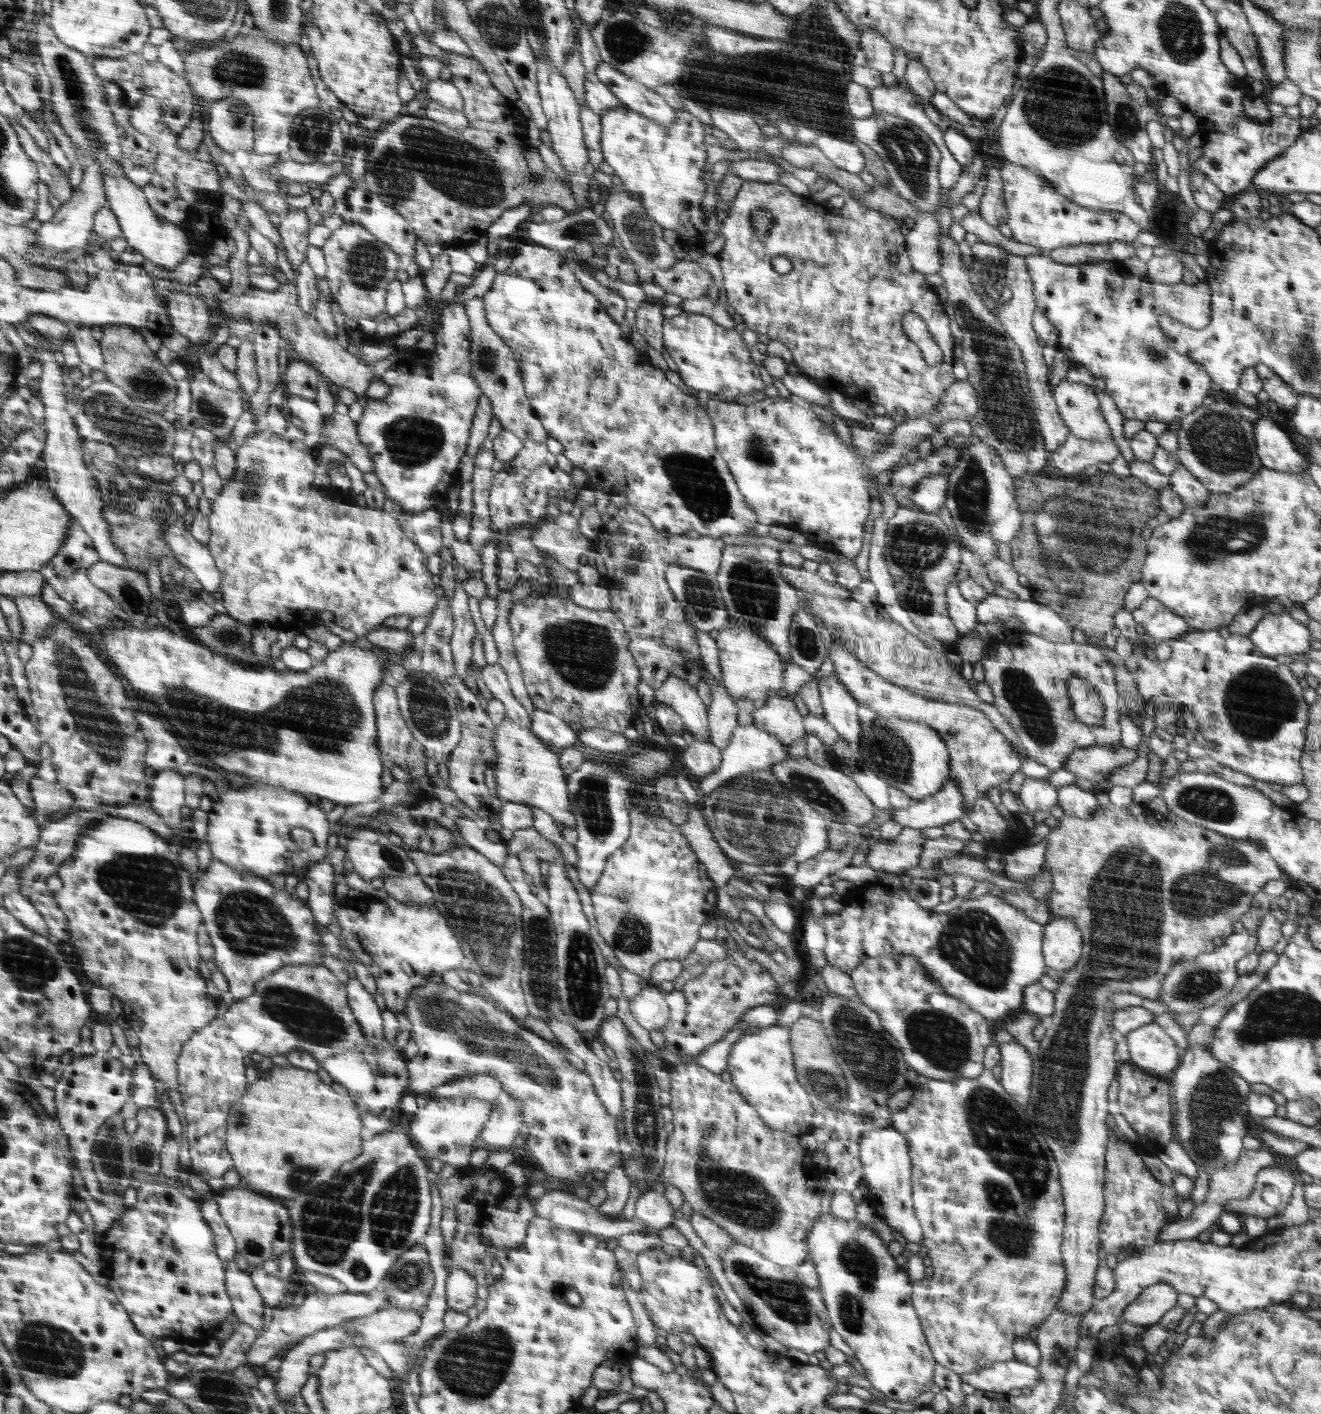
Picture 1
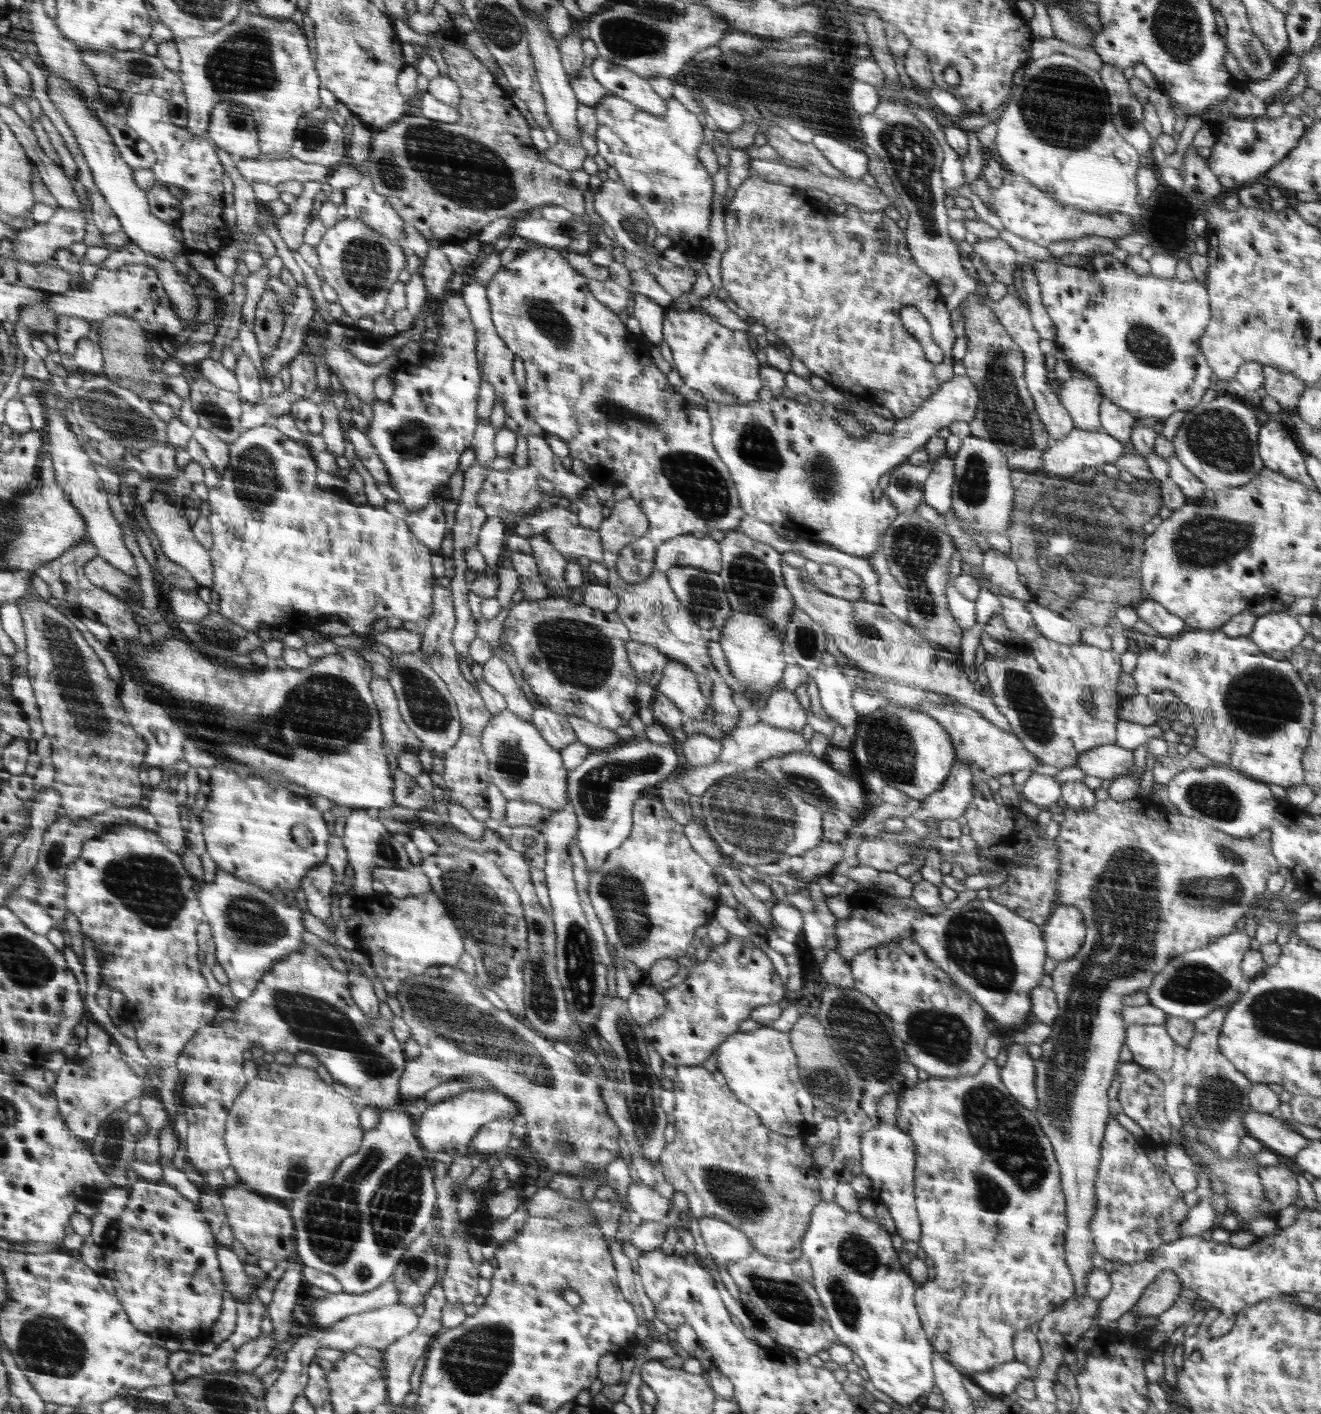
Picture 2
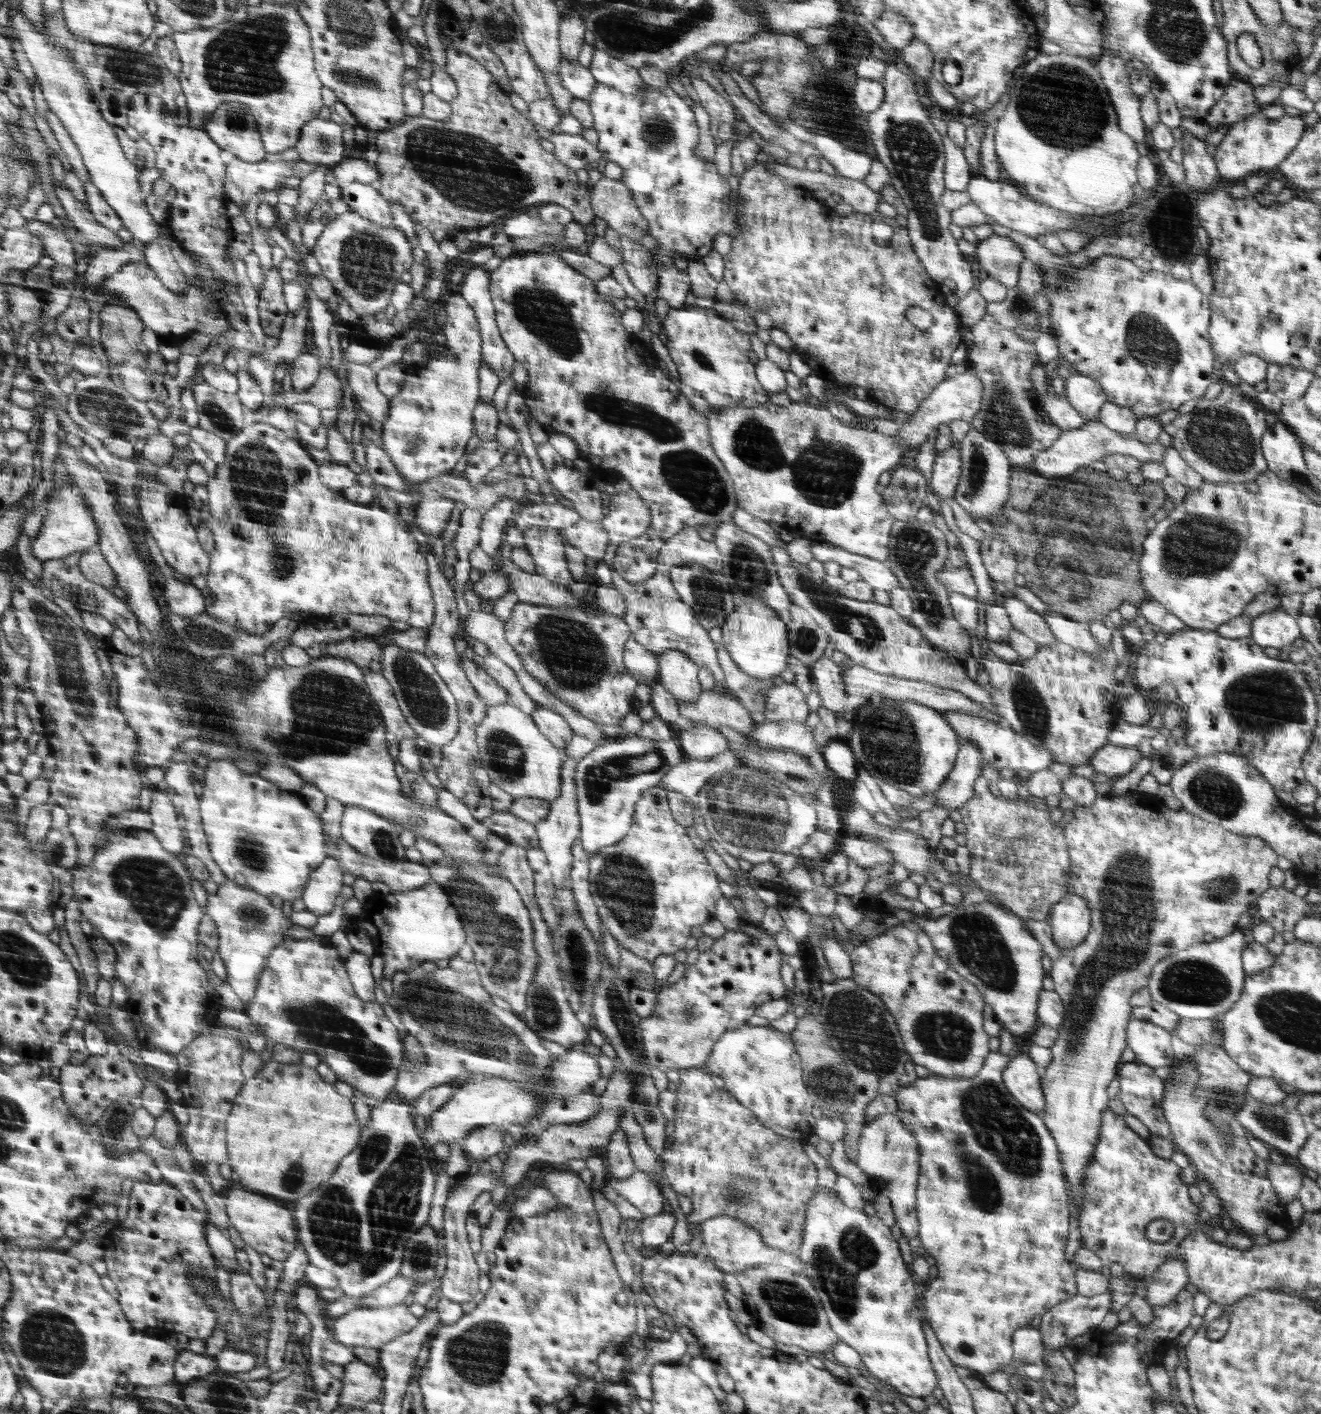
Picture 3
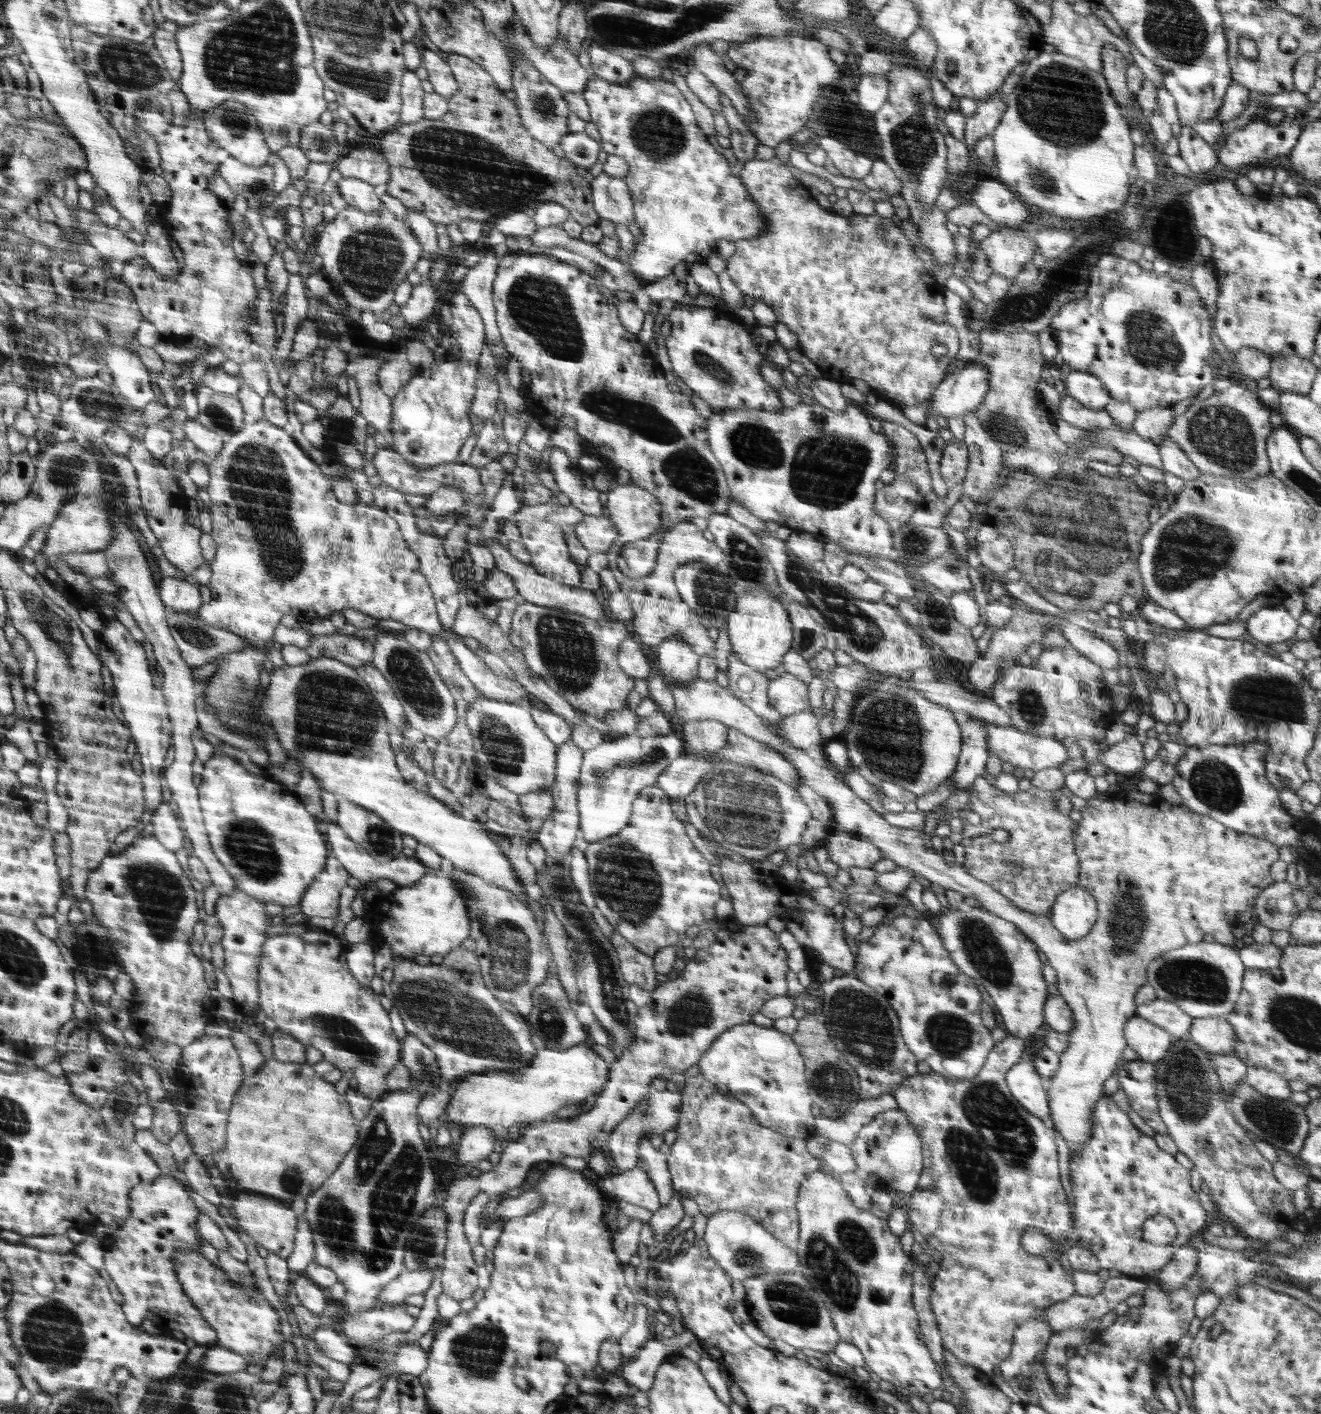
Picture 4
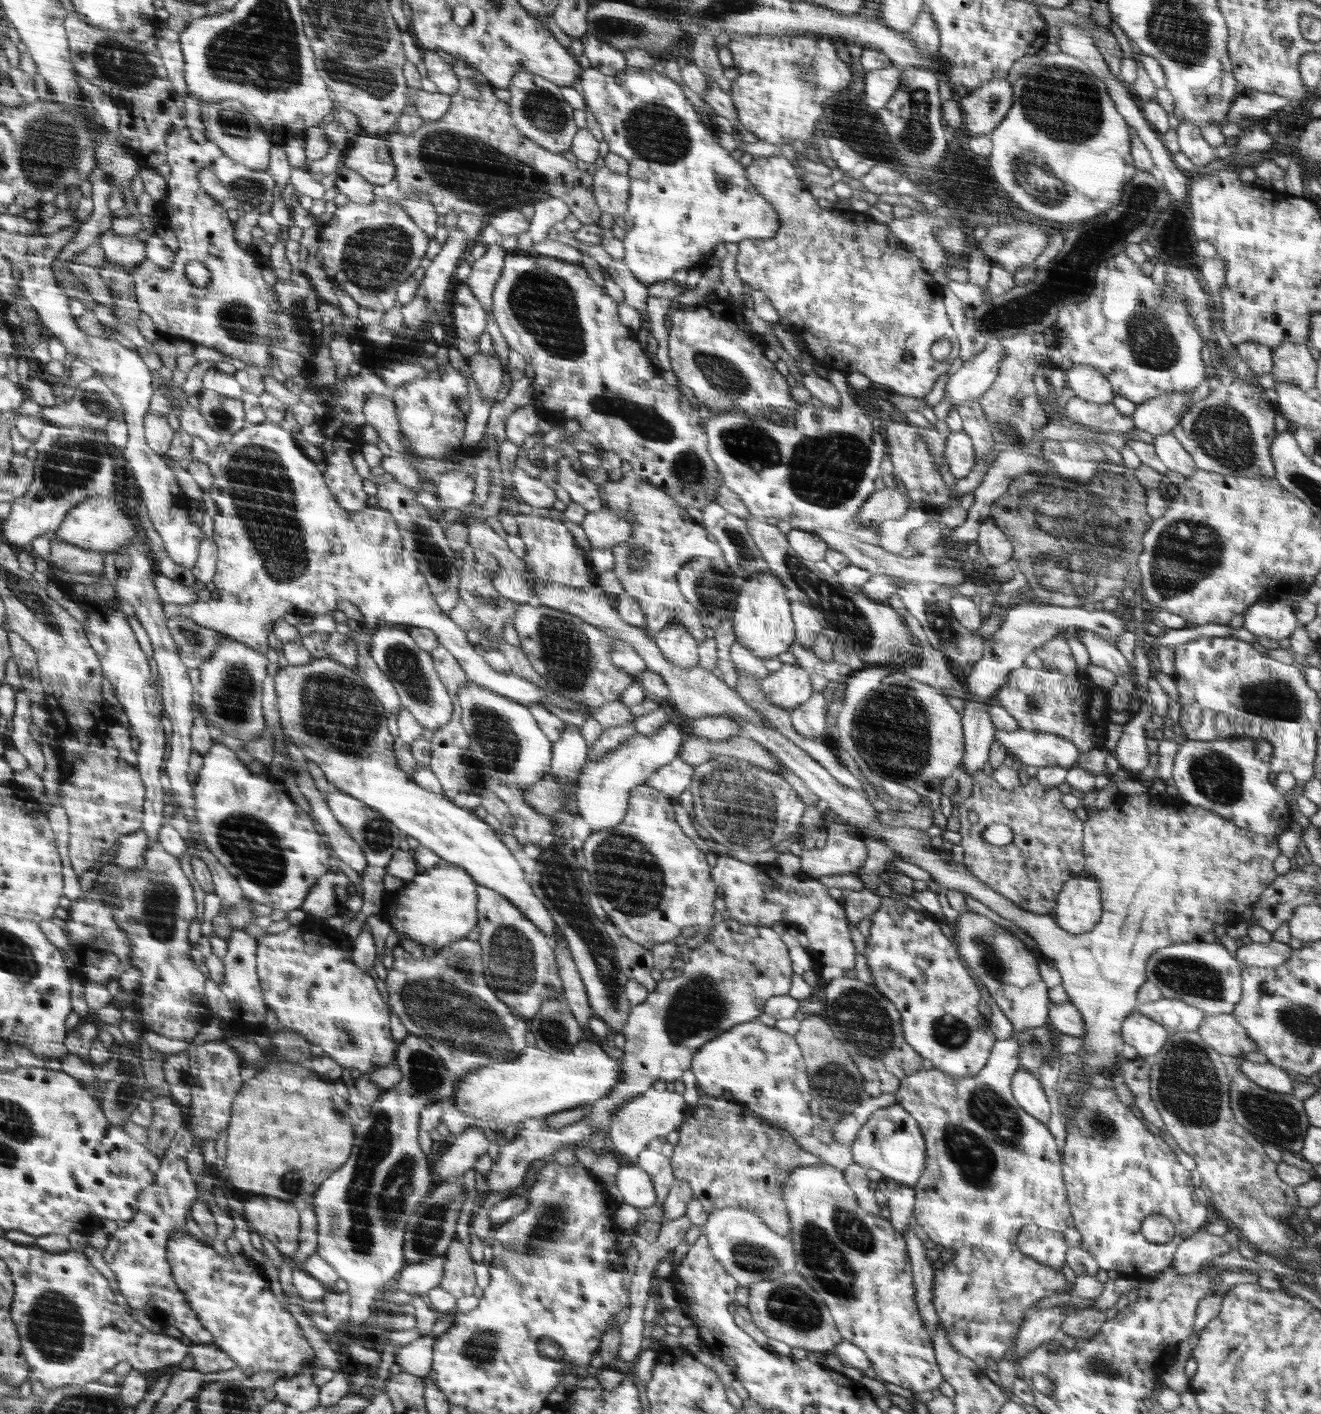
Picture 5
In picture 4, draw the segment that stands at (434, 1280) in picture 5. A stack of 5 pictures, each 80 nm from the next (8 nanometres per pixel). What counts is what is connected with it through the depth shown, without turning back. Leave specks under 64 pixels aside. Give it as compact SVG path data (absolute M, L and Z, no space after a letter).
M405 1269L399 1278L392 1280L379 1292L376 1305L392 1306L392 1304L401 1304L410 1294L426 1292L432 1284L435 1269L412 1271Z

